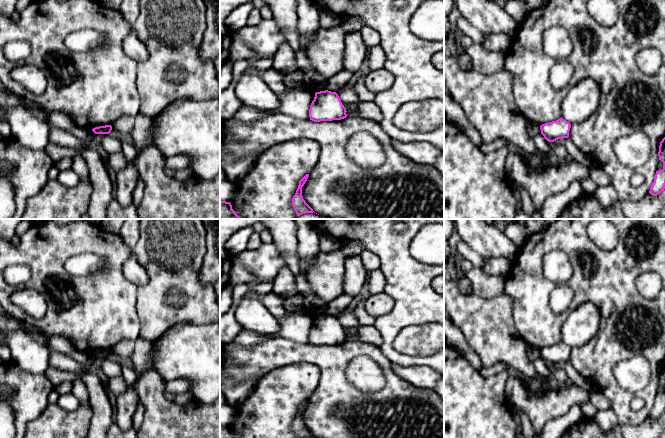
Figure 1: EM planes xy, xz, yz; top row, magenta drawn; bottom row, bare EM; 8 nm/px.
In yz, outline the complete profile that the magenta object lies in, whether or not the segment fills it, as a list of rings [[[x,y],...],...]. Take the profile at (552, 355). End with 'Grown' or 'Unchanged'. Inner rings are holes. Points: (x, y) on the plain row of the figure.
[[[562,341],[556,345],[542,348],[540,350],[541,358],[549,366],[554,366],[558,363],[568,362],[571,348]]]. Unchanged

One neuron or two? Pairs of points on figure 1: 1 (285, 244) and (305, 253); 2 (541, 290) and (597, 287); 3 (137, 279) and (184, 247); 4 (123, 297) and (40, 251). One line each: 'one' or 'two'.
1: two
2: one
3: two
4: one

